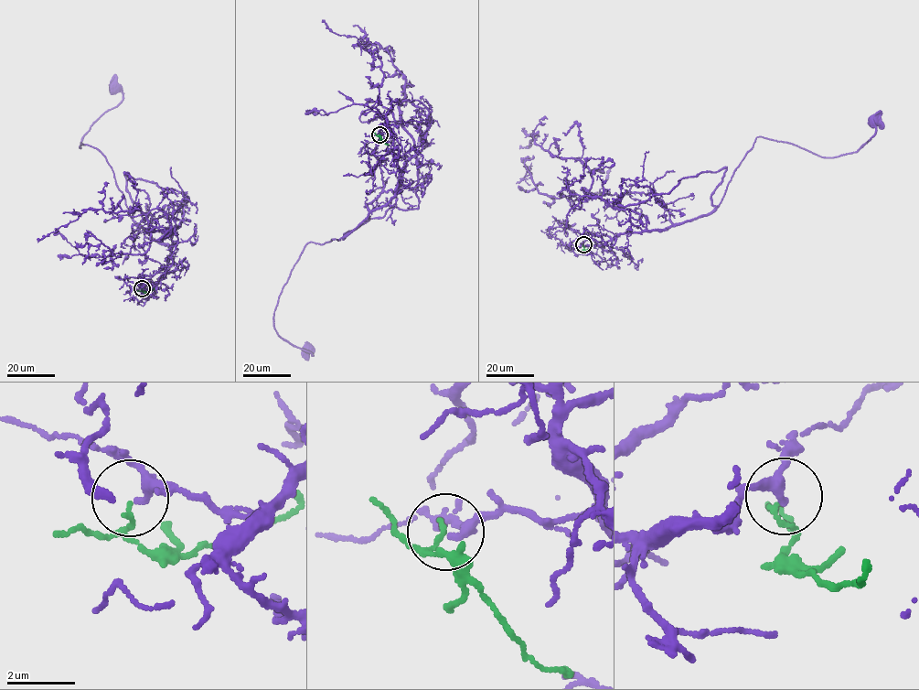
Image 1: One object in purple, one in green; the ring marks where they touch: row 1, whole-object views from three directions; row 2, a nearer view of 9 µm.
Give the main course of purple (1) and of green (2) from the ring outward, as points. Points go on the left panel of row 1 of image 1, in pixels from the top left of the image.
1: (143, 288), (161, 279), (172, 248), (133, 222), (107, 161), (80, 145), (122, 100), (112, 87)
2: (142, 288), (145, 292), (153, 287)

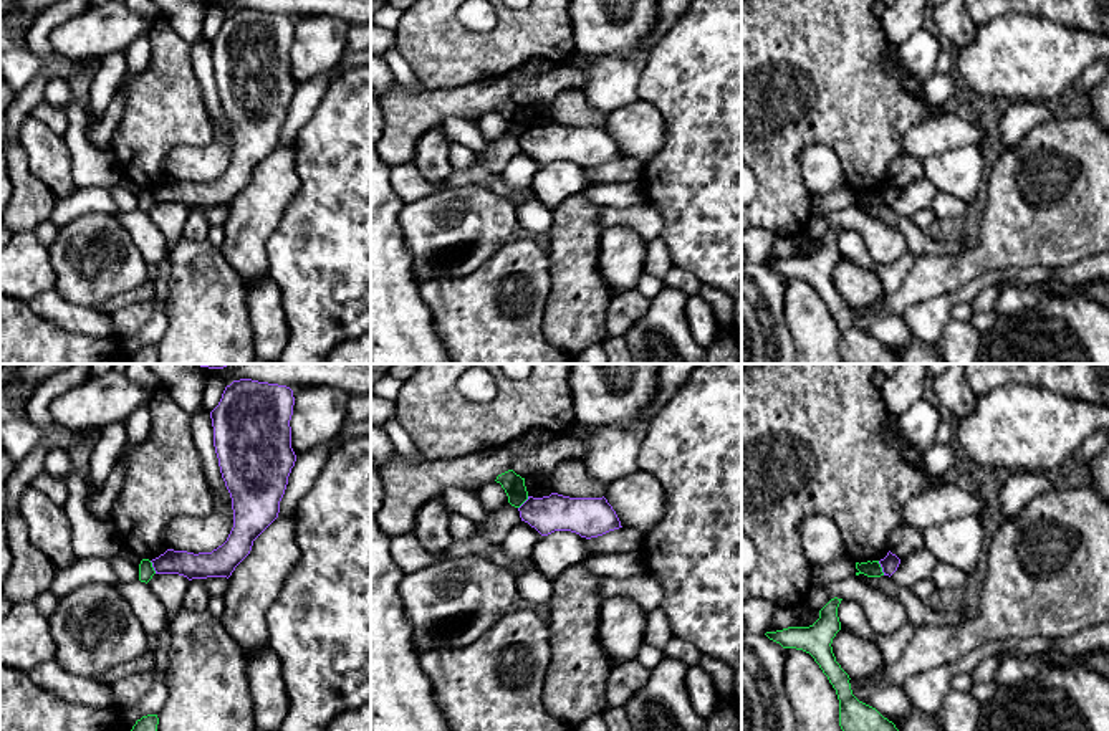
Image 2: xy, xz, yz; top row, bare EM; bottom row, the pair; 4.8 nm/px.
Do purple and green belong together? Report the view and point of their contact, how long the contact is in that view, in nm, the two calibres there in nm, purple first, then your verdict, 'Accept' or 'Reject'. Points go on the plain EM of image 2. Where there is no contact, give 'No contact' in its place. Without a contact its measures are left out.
Touches purple at yz (881, 195). Shared border 80 nm. Thickness 90 nm (purple) against 80 nm. Reject

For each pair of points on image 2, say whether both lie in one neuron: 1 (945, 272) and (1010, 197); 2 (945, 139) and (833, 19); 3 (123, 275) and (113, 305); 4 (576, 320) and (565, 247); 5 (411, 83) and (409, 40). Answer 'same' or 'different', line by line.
1: same
2: different
3: different
4: same
5: different

